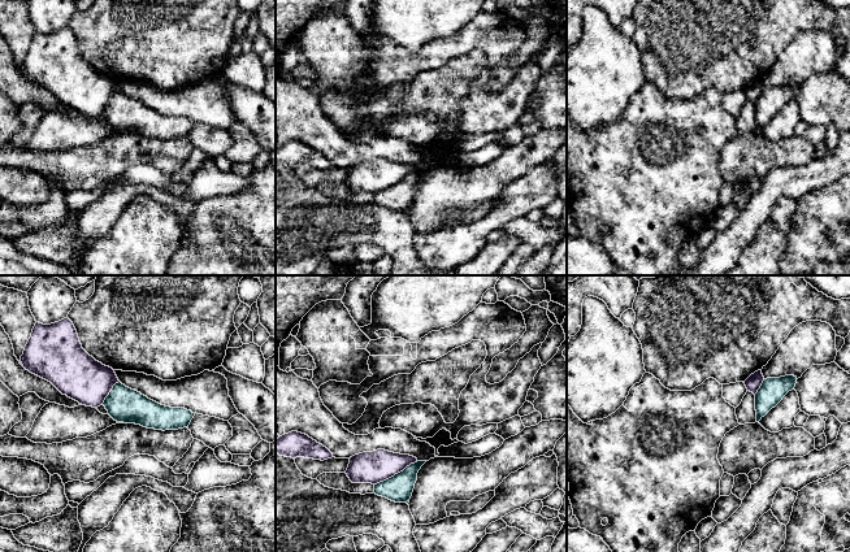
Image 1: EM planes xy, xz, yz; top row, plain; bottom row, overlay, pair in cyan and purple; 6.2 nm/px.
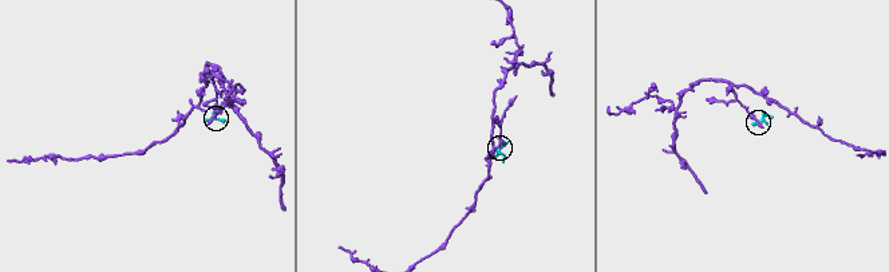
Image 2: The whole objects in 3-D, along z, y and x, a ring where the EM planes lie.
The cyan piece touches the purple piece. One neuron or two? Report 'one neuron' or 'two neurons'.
two neurons

